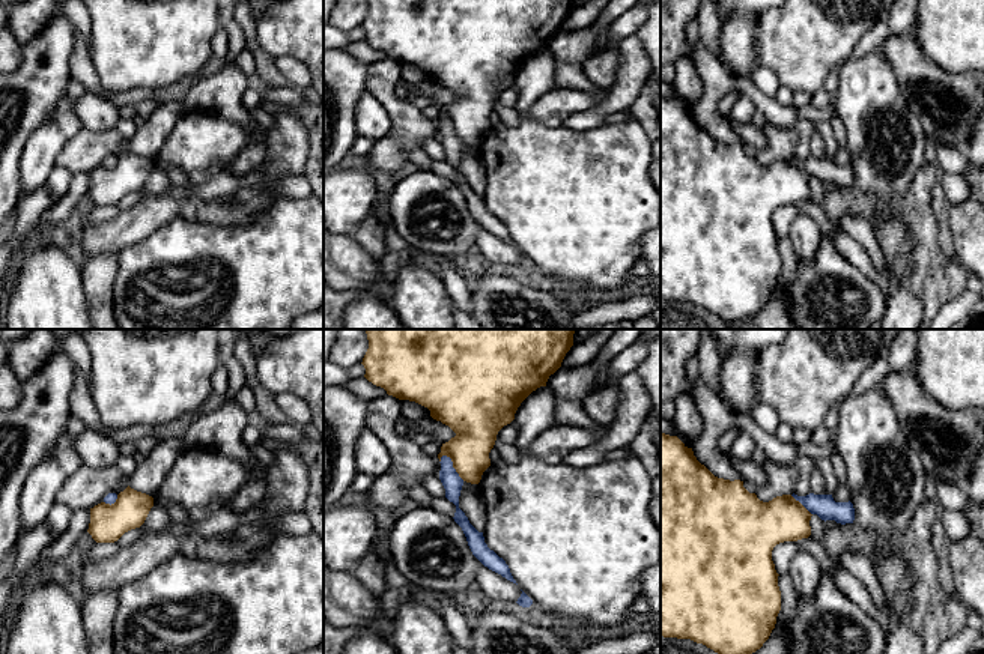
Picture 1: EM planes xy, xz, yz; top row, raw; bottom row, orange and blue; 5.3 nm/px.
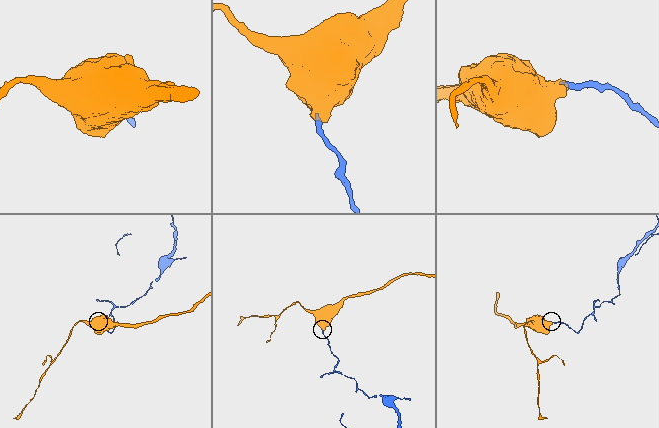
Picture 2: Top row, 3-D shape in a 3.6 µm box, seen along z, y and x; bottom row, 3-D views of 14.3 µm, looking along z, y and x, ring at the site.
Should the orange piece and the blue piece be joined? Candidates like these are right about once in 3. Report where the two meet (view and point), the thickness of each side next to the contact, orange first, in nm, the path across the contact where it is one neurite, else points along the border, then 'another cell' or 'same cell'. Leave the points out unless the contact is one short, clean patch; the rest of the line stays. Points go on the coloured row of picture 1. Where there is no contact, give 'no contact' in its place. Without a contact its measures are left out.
xz (453, 466) | 240/100 nm | along xz (443, 454), (450, 459), (452, 466), (464, 480) | another cell

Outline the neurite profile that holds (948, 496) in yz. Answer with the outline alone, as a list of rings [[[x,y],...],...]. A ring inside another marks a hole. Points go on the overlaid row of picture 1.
[[[934,474],[930,475],[934,477],[936,483],[934,505],[939,505],[940,510],[964,510],[972,502],[972,498],[966,493],[964,489],[951,481],[942,480]]]

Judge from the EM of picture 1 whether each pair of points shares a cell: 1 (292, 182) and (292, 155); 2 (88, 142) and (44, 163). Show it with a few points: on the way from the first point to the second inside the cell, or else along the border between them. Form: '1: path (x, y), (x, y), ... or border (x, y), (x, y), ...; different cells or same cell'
1: border (303, 173), (282, 175), (273, 185), (274, 196); different cells
2: border (80, 131), (65, 145), (53, 164); different cells

